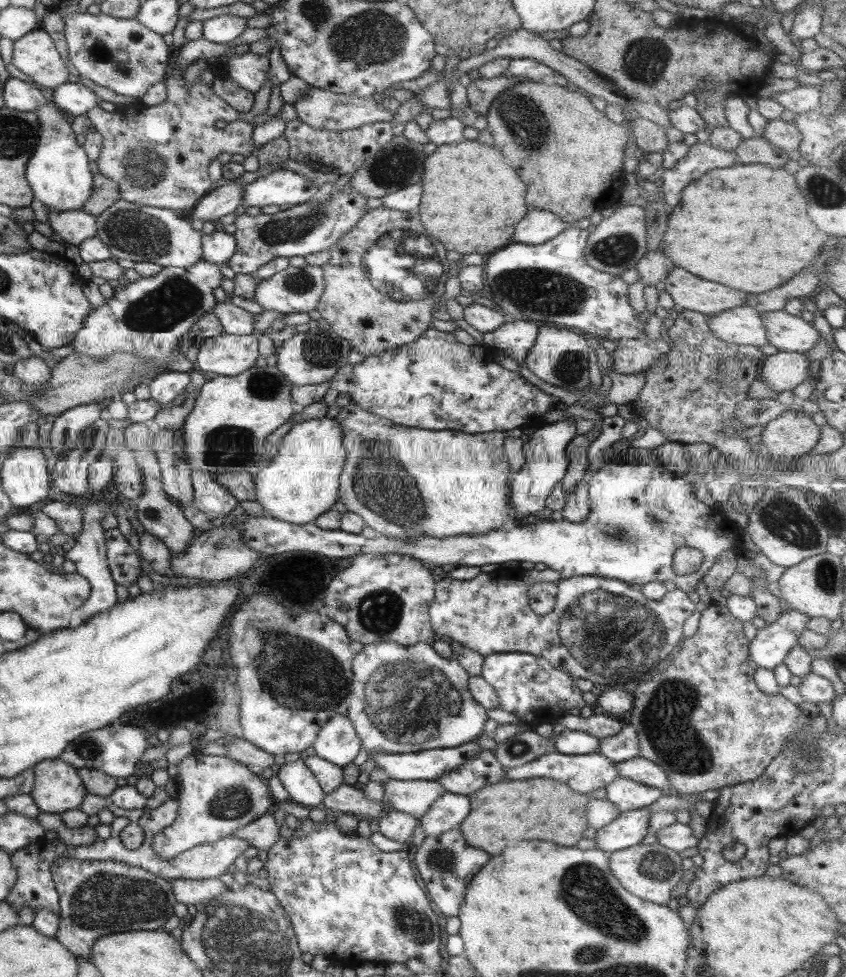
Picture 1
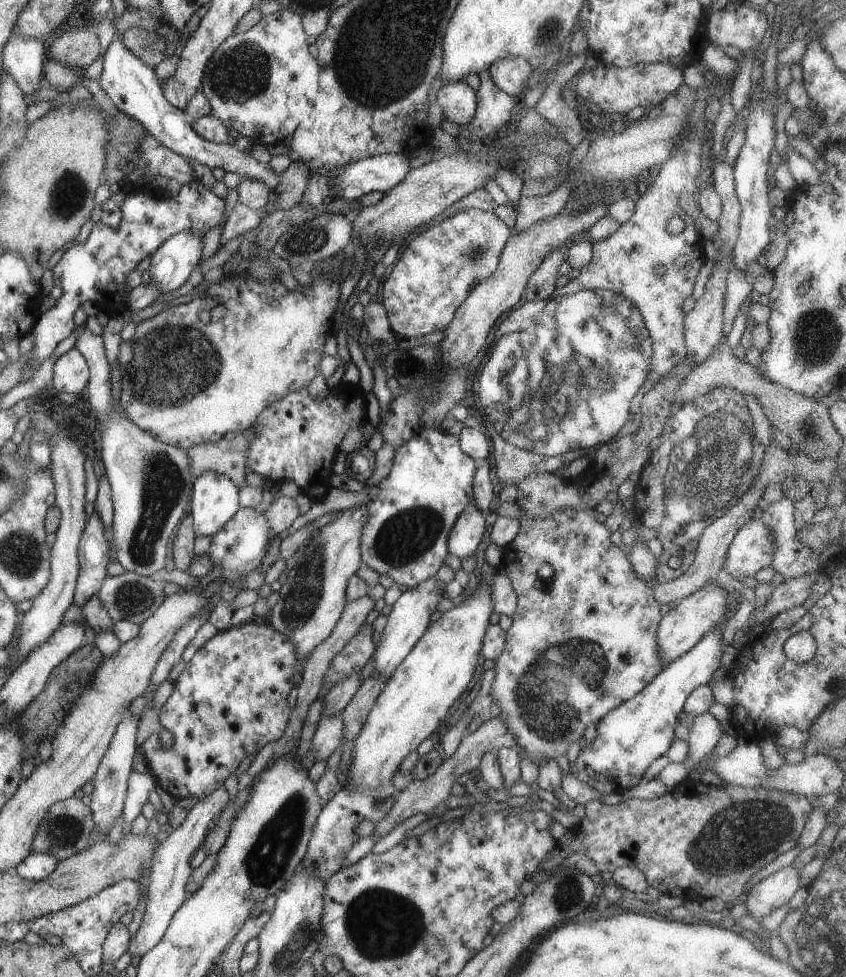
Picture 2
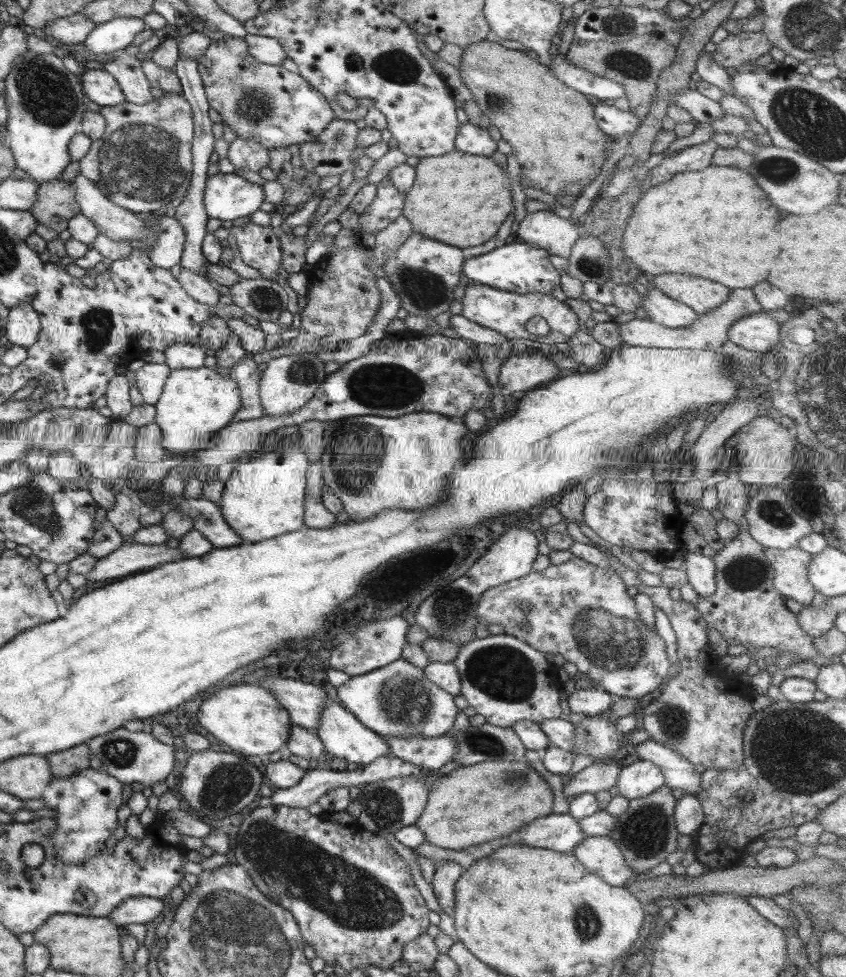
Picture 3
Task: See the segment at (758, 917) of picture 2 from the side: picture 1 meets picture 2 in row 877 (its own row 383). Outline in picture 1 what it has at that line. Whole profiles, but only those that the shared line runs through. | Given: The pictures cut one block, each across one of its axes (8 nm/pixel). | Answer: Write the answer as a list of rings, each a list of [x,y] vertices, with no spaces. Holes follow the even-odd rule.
[[[778,351],[763,359],[760,379],[777,394],[792,390],[809,377],[810,360],[801,352]]]

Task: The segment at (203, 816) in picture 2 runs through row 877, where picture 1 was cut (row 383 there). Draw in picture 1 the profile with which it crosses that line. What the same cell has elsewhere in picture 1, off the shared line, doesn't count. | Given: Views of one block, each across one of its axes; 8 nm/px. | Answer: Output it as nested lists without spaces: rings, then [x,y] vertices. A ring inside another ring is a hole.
[[[170,370],[156,375],[148,385],[151,397],[158,401],[162,407],[168,406],[185,389],[190,390],[192,388],[190,372],[174,372]]]

